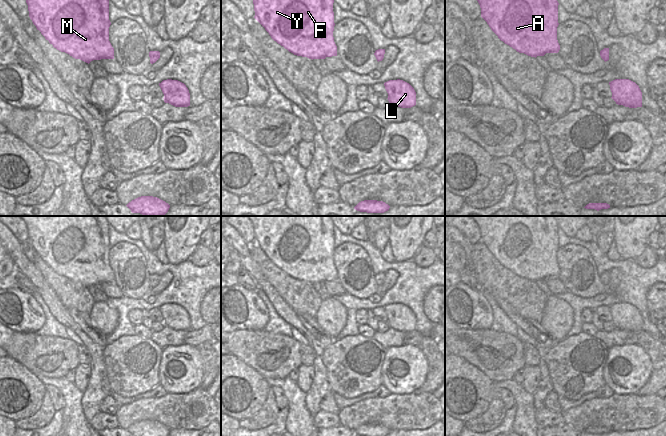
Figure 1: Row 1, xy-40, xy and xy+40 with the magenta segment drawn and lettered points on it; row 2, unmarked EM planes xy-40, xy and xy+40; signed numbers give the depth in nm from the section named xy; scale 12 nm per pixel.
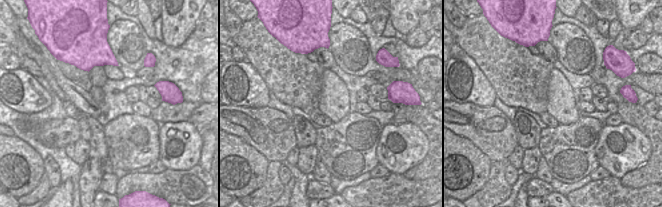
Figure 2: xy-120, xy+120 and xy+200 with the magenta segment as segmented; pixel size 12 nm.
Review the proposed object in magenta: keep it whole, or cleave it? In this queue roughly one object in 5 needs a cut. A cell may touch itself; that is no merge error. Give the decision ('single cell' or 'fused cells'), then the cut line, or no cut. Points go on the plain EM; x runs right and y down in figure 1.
single cell; no cut

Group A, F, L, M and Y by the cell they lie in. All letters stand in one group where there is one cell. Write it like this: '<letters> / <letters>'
A F L M Y

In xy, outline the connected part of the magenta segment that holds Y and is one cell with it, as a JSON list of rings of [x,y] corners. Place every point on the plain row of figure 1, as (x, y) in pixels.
[[[247,216],[254,228],[254,242],[271,262],[289,276],[309,283],[337,280],[334,266],[334,224],[330,216]]]

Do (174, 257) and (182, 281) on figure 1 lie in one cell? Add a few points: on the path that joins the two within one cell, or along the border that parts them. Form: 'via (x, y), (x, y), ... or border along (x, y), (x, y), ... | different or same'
border along (164, 244), (170, 263), (188, 260) | different

